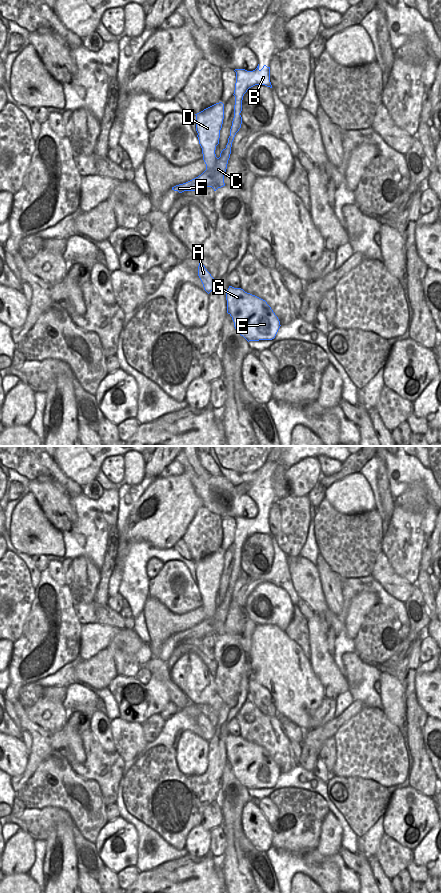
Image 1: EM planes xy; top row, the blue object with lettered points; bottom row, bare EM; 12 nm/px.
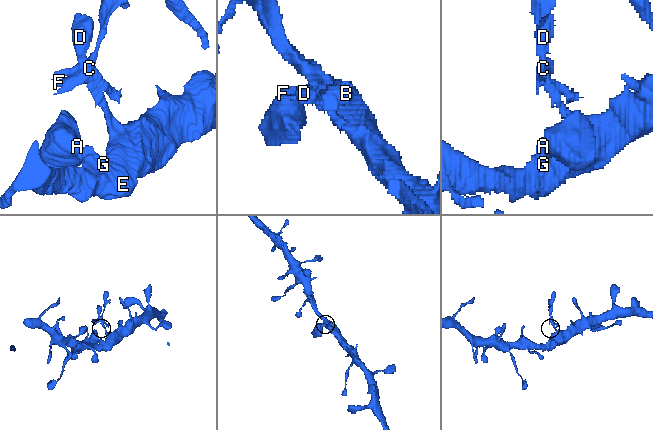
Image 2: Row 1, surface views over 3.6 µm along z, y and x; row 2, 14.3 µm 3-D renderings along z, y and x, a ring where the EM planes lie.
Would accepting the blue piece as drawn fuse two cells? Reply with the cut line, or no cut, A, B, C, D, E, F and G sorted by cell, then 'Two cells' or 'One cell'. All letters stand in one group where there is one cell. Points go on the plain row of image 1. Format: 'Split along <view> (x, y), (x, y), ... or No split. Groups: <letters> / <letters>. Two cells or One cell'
Split along xy (228, 590), (231, 593). Groups: A C D E F G / B. Two cells

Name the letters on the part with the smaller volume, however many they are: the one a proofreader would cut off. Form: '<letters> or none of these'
B

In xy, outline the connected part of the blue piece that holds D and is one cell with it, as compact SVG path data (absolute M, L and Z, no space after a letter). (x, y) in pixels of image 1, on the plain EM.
M222 550L216 551L195 563L197 585L202 596L206 618L194 627L172 635L172 638L179 641L184 639L202 639L207 635L212 635L216 639L218 636L225 634L224 622L227 617L232 593L227 591L219 606L215 602L224 567L224 552Z

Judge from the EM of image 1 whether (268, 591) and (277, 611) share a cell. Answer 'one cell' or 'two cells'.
one cell

